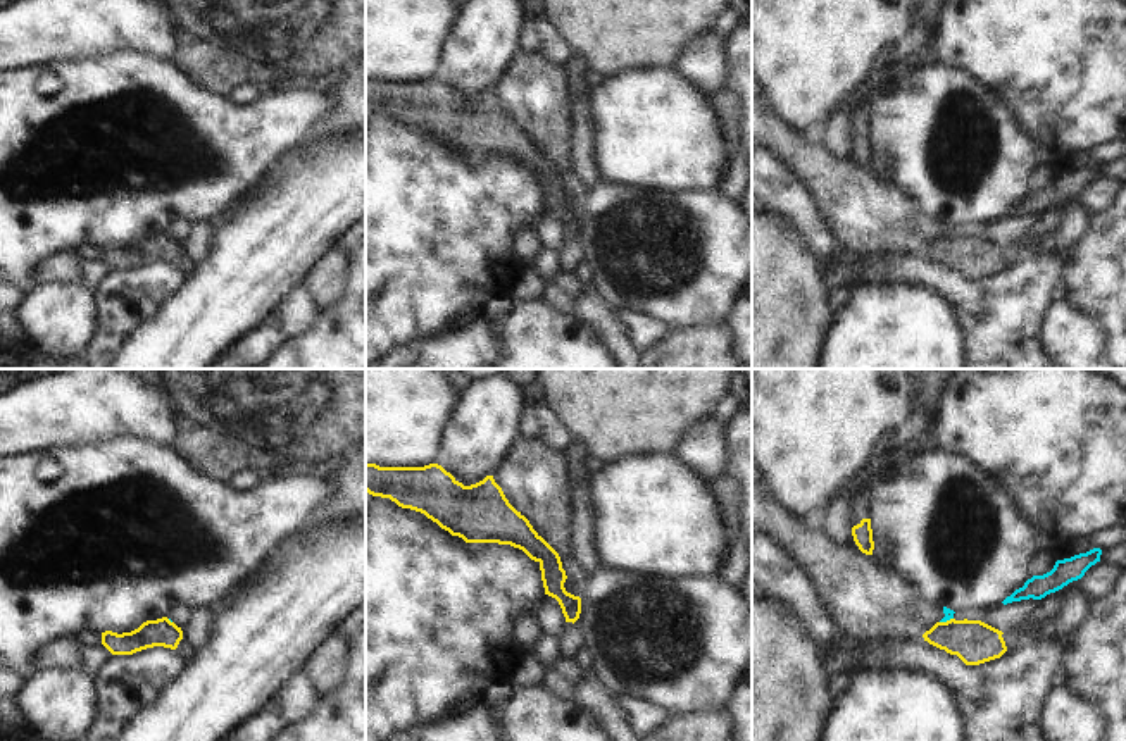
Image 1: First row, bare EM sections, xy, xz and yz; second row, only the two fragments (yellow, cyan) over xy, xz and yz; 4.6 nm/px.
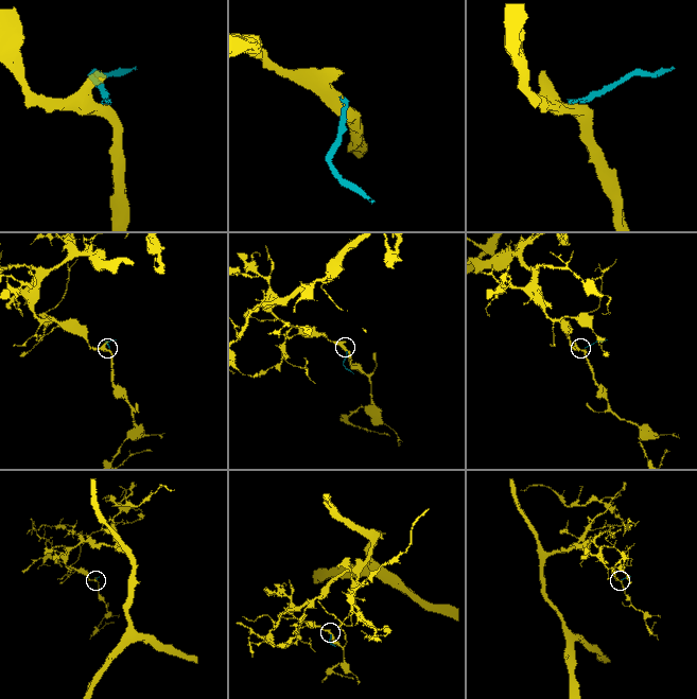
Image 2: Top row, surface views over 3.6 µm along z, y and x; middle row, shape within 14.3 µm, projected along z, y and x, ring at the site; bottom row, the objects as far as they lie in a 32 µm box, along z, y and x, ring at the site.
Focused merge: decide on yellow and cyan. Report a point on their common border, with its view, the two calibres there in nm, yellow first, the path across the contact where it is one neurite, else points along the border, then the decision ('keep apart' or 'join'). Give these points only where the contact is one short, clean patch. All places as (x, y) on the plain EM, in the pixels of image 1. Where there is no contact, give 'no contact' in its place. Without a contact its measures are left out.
contact yz (947, 235); calibres 200 and 50 nm; border yz (952, 231), (940, 236); keep apart

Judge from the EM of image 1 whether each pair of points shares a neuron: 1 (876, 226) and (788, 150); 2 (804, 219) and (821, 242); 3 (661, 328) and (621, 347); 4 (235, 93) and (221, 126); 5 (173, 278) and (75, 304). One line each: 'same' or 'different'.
1: same
2: same
3: different
4: different
5: different

